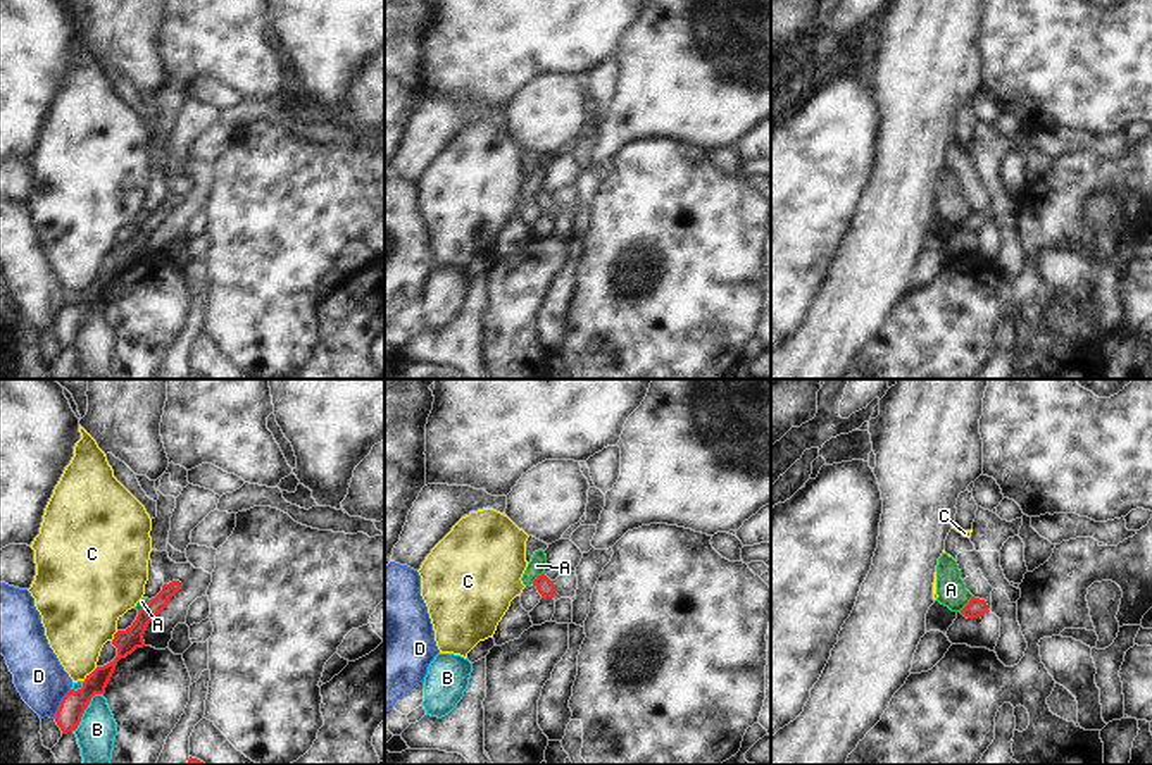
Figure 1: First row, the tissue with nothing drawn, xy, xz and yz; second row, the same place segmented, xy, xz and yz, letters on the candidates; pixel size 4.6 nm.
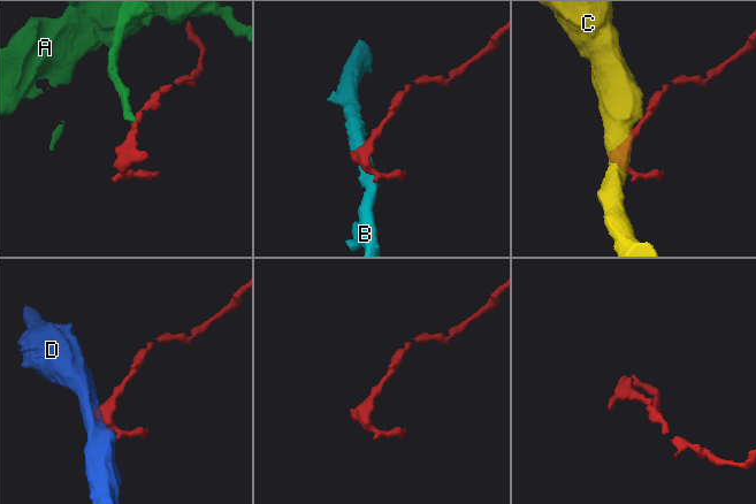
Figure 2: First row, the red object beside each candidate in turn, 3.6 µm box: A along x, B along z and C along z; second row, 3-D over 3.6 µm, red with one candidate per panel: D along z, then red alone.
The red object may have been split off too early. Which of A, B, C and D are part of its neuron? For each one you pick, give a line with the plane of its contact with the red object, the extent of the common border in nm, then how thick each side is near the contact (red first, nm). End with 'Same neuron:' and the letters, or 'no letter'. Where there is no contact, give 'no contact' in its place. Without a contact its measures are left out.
Same neuron: no letter

